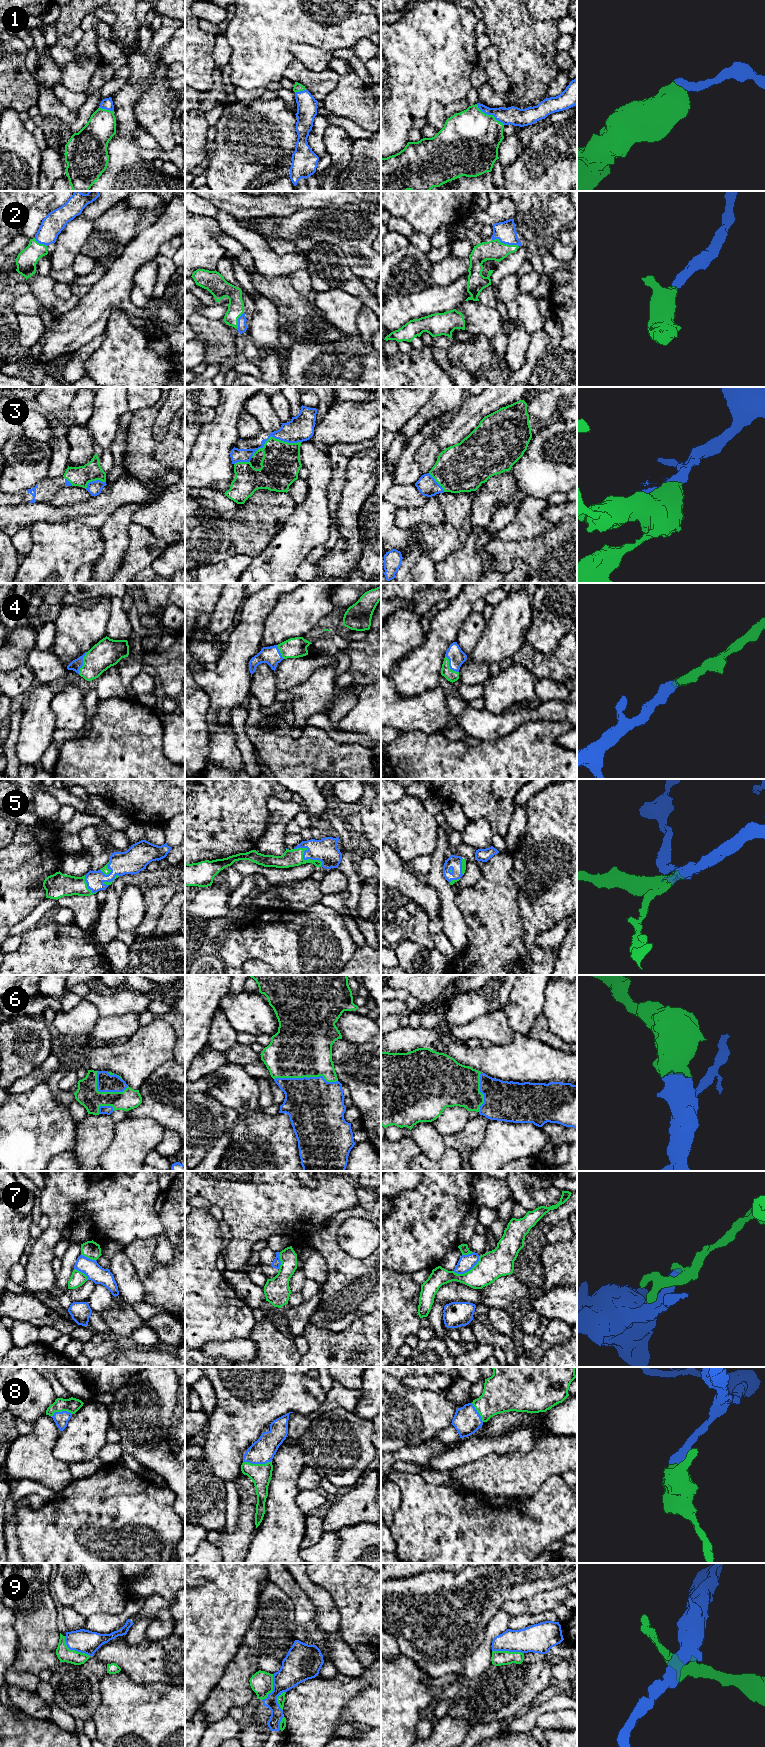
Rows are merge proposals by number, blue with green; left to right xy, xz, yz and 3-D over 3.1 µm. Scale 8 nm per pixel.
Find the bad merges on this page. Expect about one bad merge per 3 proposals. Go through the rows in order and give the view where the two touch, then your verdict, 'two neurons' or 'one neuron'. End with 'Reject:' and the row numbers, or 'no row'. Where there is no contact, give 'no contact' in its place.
1: contact in yz; one neuron
2: contact in yz; one neuron
3: contact in xz; one neuron
4: contact in xy; one neuron
5: contact in xz; one neuron
6: contact in xz; one neuron
7: contact in yz; two neurons
8: contact in xz; one neuron
9: contact in xy; two neurons
Reject: 7, 9

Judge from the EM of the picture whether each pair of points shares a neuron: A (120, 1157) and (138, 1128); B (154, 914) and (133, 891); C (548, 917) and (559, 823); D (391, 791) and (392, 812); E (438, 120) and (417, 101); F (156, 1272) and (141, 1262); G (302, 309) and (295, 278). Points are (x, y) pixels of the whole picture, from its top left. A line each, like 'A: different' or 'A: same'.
A: same
B: different
C: same
D: different
E: different
F: same
G: different

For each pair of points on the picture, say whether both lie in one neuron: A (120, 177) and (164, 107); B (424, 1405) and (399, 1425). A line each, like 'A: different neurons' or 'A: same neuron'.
A: different neurons
B: same neuron

